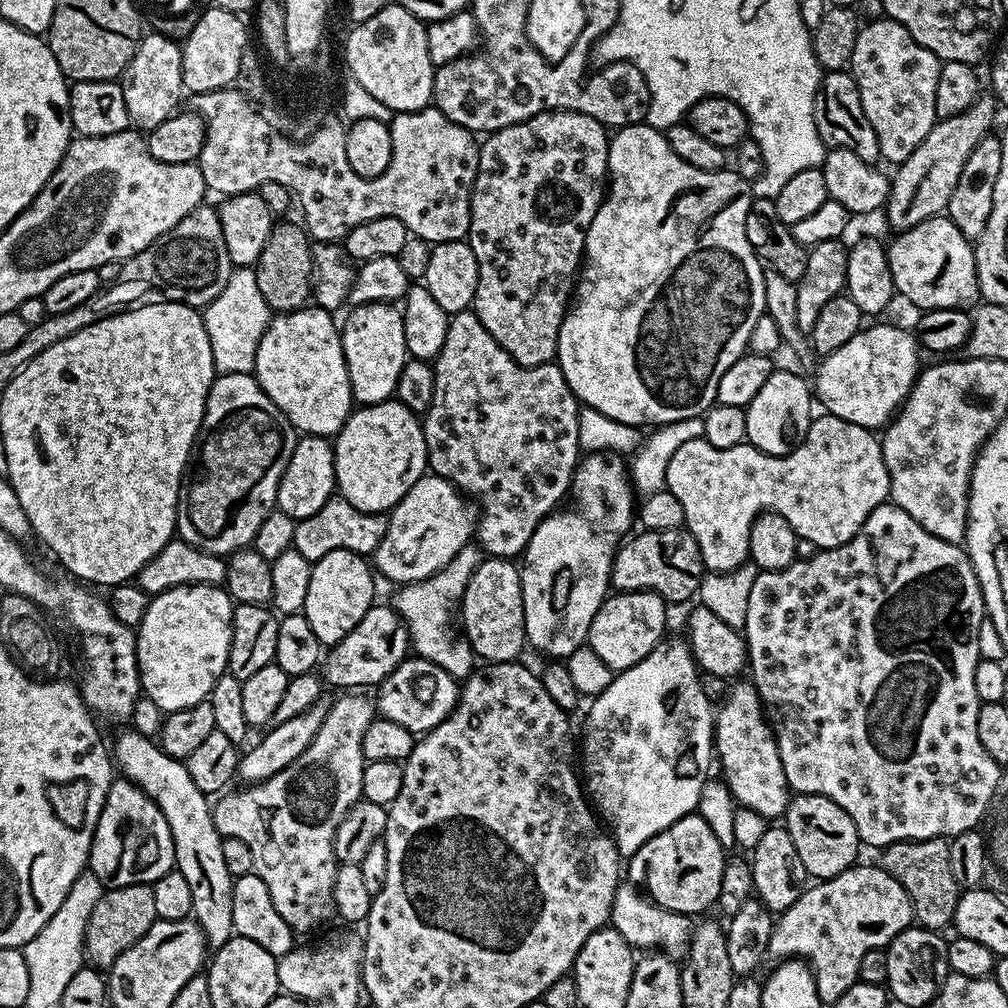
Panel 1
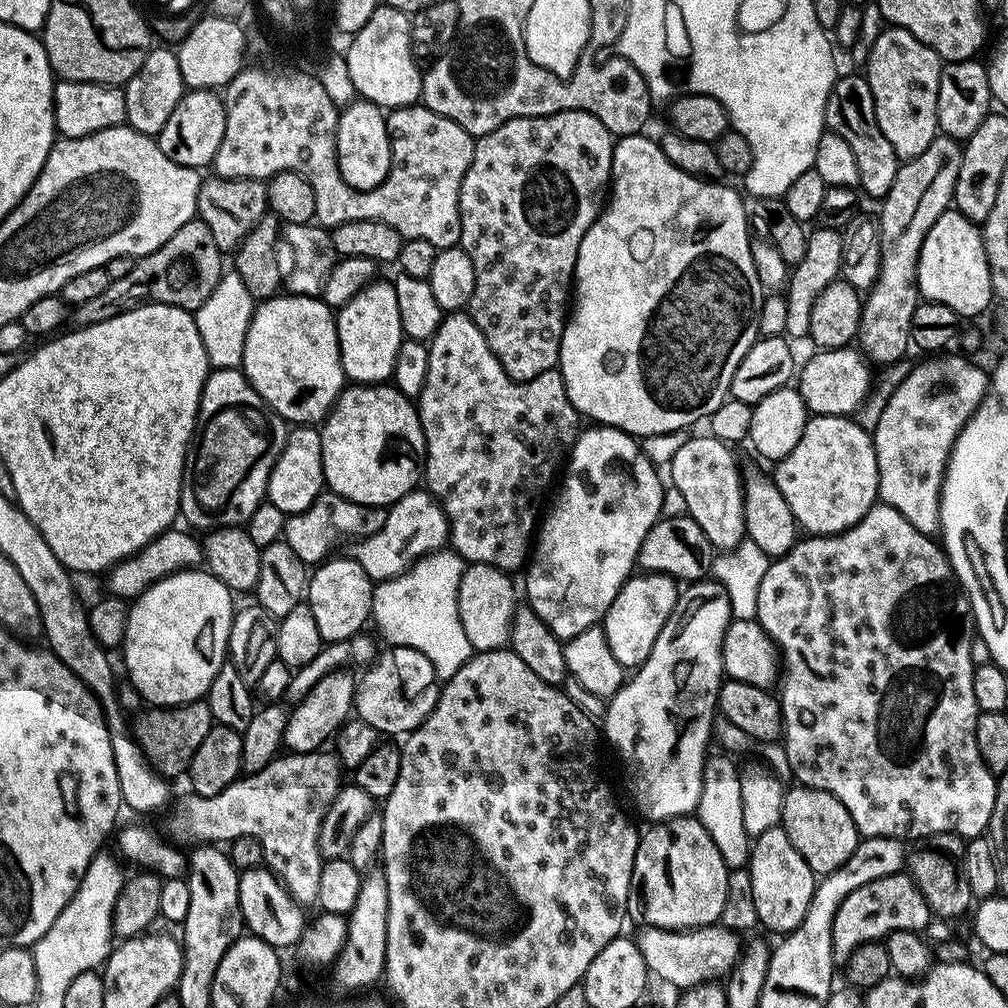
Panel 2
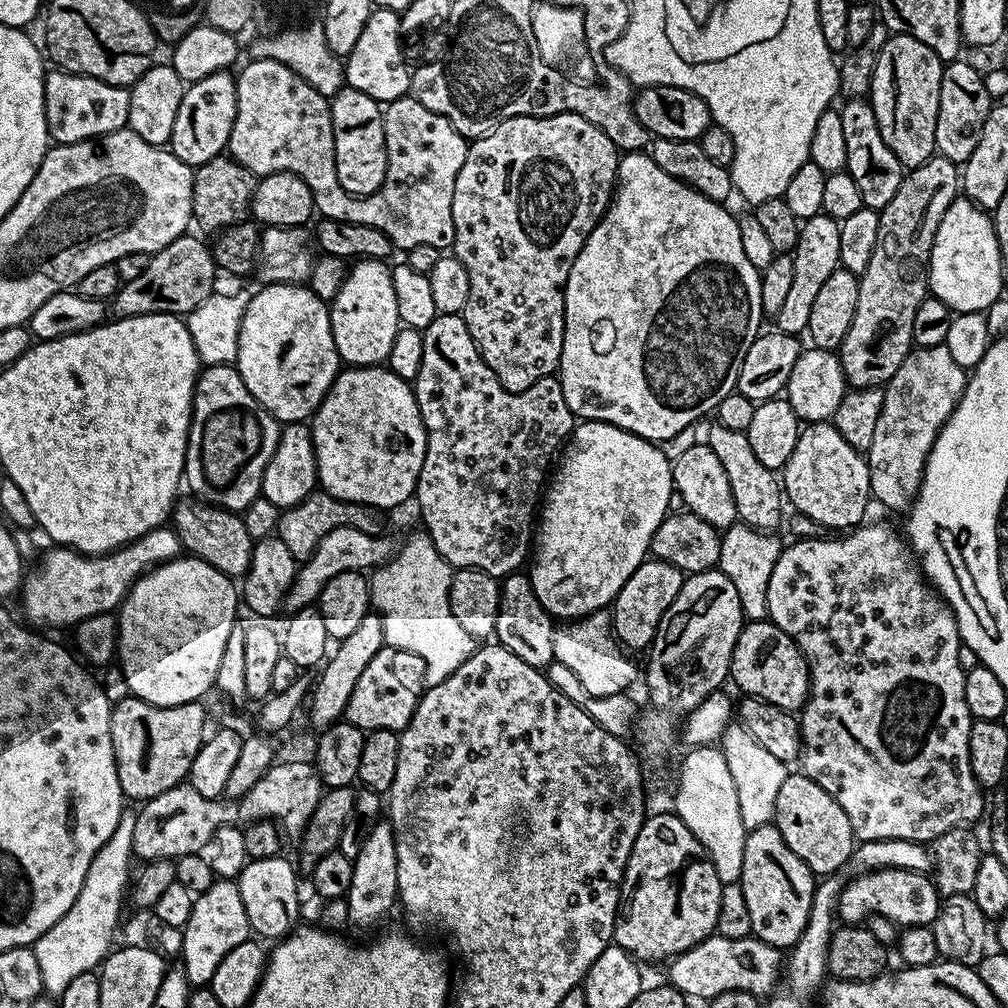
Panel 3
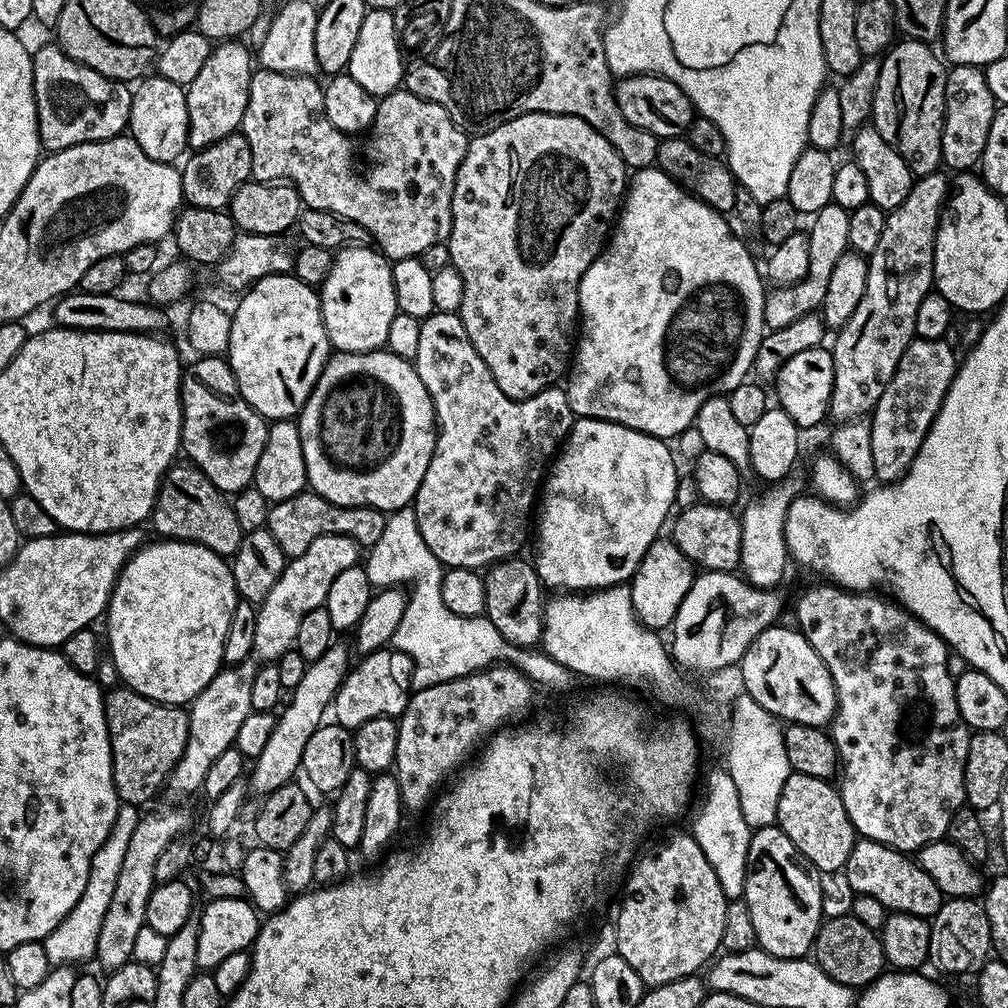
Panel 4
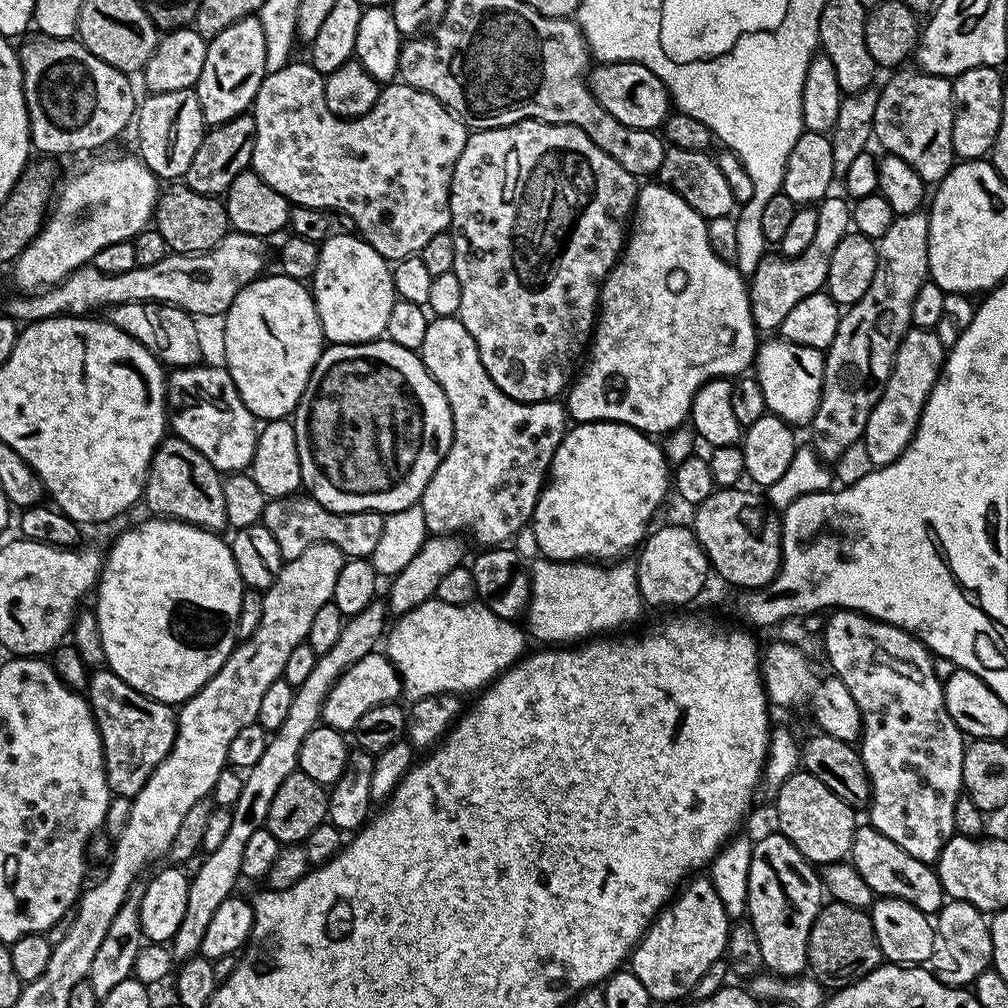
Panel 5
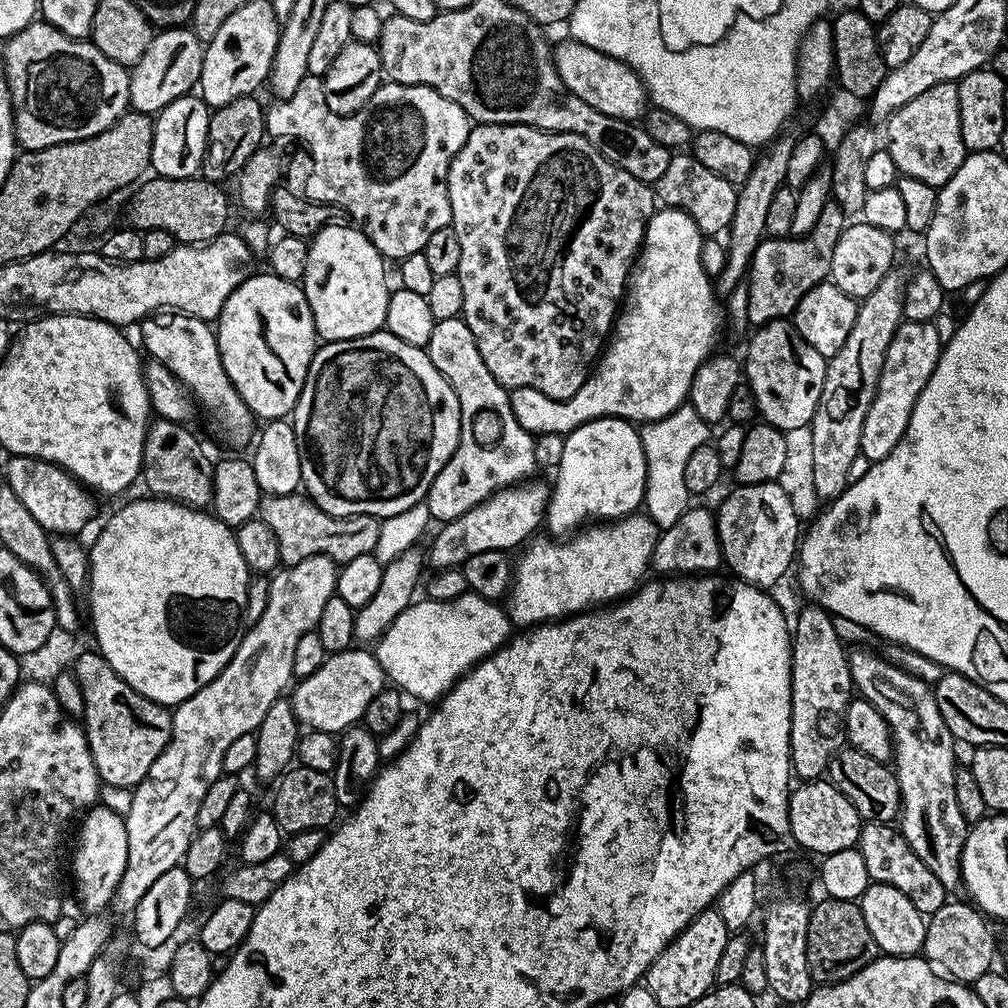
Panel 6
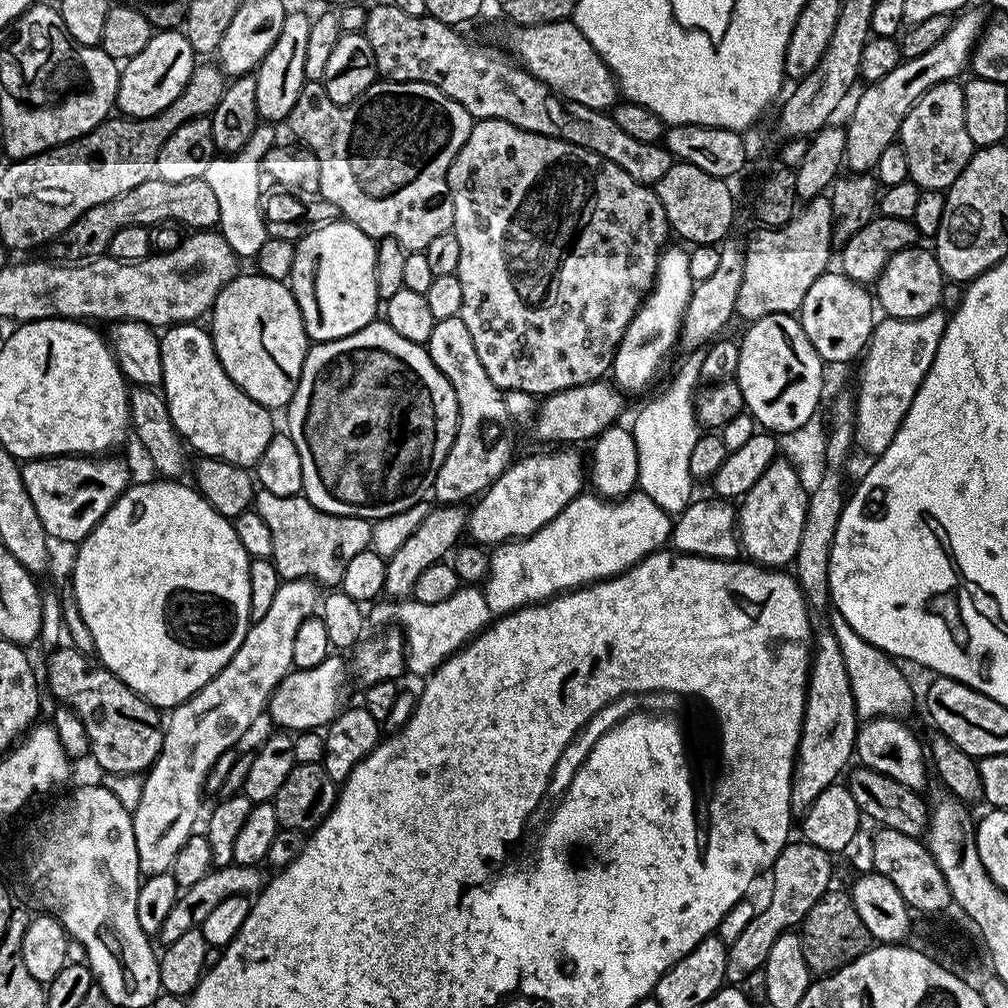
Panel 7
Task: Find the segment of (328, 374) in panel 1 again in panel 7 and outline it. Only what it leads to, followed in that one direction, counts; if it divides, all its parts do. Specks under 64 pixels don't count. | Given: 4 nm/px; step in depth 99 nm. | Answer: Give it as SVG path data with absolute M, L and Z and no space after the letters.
M259 274L251 275L237 275L236 279L231 280L216 296L210 313L210 339L226 374L251 400L269 410L283 409L292 401L292 395L298 386L310 341L304 332L302 314L298 310L298 302L291 287L282 280L271 280Z

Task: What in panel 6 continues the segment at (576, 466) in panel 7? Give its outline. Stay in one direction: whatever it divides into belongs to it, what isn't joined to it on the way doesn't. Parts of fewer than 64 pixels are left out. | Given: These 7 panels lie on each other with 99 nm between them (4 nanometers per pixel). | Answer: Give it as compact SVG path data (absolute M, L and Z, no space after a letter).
M528 478L510 488L498 490L478 506L466 510L466 514L439 525L440 533L433 538L432 545L426 548L427 563L436 570L458 568L463 566L466 558L482 554L482 550L508 552L512 548L519 549L529 539L527 536L539 524L541 527L545 523L549 495L549 485L543 484L540 478Z

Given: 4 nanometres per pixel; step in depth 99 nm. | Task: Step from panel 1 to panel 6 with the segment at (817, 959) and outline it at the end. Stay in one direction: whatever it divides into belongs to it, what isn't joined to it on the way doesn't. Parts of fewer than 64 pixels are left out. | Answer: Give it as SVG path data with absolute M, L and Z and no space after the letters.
M865 823L860 832L858 847L862 858L866 861L869 881L894 886L894 890L902 890L914 906L923 912L925 917L933 916L946 902L946 890L938 878L930 871L930 866L910 850L906 838L891 823Z

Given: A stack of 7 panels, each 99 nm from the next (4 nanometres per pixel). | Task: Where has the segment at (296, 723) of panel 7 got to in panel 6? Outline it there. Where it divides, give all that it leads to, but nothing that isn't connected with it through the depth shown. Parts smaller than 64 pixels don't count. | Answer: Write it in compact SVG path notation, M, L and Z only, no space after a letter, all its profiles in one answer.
M353 646L347 648L345 652L333 652L325 659L322 666L318 666L318 670L314 670L314 674L303 677L291 689L290 699L292 709L297 720L305 729L311 731L329 732L331 734L343 734L349 728L359 725L364 718L366 706L370 706L370 701L374 699L374 694L378 694L386 686L386 677L382 666L376 660L375 651L368 652L364 646Z

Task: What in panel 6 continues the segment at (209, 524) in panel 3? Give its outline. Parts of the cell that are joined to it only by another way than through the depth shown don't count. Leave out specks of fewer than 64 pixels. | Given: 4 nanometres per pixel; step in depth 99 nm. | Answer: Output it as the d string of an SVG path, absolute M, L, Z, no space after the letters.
M153 419L148 425L148 433L144 439L144 453L142 454L142 484L149 488L153 497L161 500L173 500L176 504L184 504L188 508L207 509L214 494L213 457L204 453L200 440L191 432L188 424L176 424L173 420Z

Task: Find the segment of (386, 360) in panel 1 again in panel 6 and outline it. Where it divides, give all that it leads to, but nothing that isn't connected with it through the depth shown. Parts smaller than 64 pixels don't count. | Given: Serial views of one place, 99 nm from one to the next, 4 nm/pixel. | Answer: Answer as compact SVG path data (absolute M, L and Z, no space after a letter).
M328 224L318 235L311 237L302 287L306 294L306 302L312 311L316 335L321 341L353 340L384 328L386 306L390 295L390 287L388 288L387 282L384 281L384 267L386 261L380 251L355 226Z

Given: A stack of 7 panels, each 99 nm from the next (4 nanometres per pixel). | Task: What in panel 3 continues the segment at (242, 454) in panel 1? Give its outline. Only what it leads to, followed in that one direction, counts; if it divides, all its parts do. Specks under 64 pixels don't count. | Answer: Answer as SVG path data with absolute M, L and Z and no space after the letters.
M232 364L207 365L196 377L196 389L192 395L192 421L188 427L188 449L184 459L183 483L189 488L195 499L213 504L216 508L225 508L227 512L243 513L250 502L261 495L262 474L266 462L278 446L282 424L269 414L246 390L240 373Z

